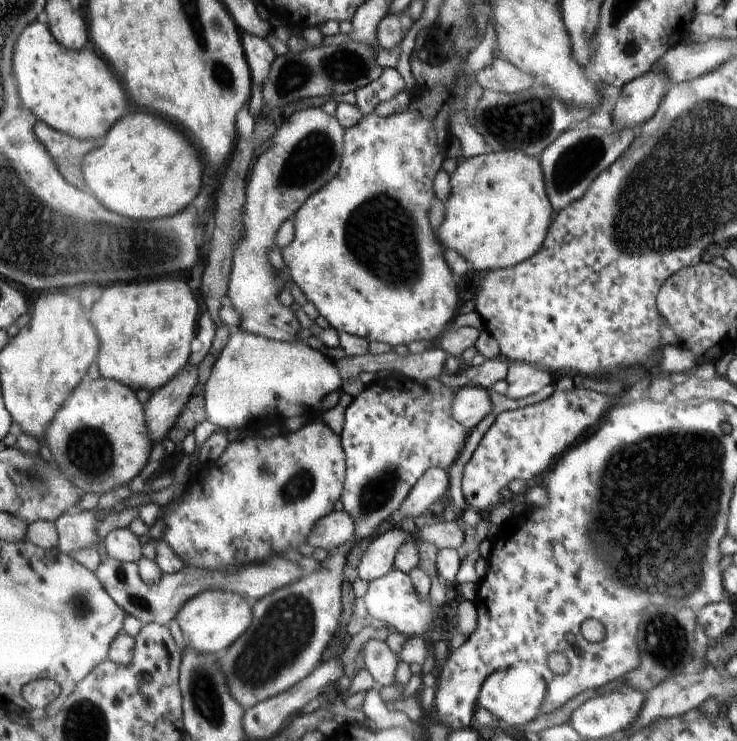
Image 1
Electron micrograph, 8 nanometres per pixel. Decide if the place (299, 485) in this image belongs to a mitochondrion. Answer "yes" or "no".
yes

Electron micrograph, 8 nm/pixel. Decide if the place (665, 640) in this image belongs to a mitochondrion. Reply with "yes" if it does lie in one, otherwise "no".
yes

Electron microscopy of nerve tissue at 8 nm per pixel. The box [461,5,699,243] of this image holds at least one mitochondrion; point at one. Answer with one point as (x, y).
(525, 121)

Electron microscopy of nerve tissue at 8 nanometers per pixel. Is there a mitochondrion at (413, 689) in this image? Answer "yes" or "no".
no

